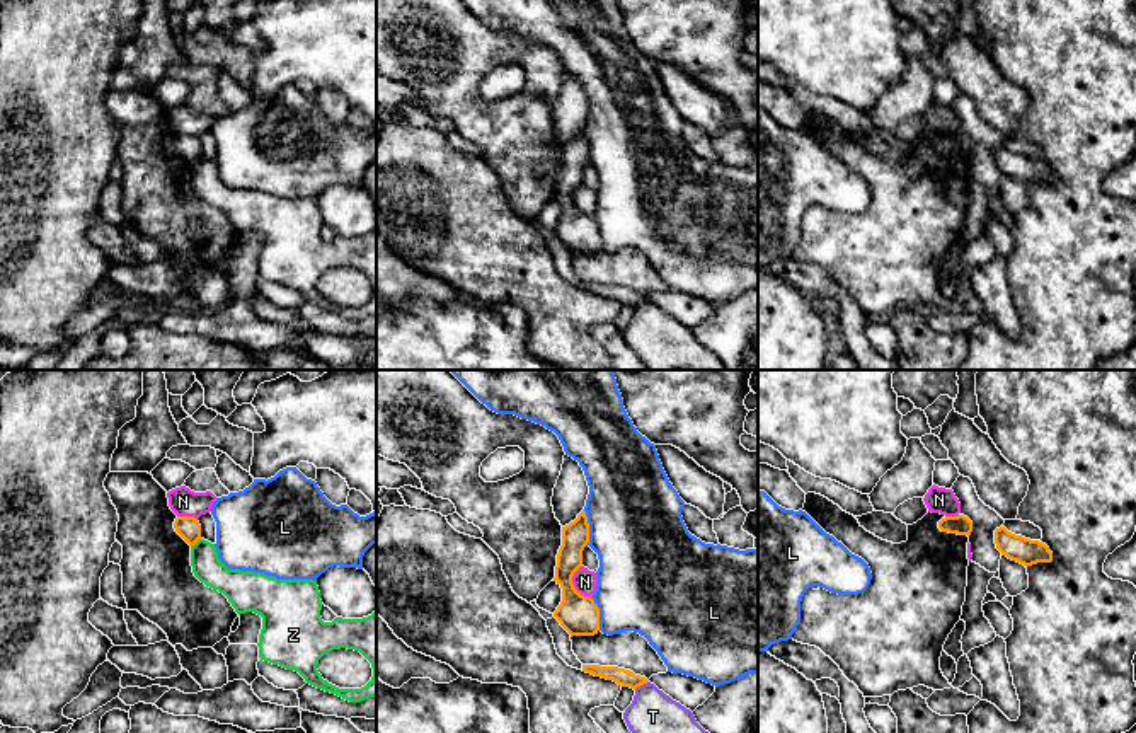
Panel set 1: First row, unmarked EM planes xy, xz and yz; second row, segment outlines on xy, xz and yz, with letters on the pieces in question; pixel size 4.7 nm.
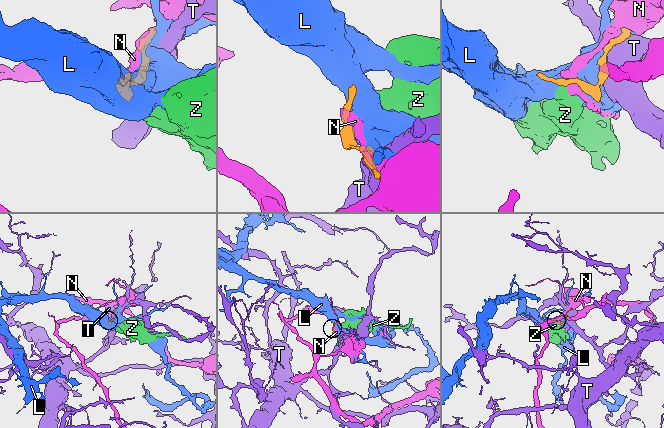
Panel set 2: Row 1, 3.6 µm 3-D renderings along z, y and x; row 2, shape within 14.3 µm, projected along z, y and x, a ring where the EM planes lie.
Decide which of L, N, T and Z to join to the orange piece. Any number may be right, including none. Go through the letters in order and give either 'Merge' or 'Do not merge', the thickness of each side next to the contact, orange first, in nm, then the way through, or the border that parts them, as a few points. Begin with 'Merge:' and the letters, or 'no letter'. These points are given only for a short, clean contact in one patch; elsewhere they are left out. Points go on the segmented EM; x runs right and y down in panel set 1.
Merge: no letter
L: Do not merge. Thickness 130 nm (orange) against 440 nm
N: Do not merge. Thickness 190 nm (orange) against 110 nm
T: Do not merge. Thickness 80 nm (orange) against 200 nm
Z: Do not merge. Thickness 110 nm (orange) against 140 nm. Boundary: xy (200, 537), (191, 546)

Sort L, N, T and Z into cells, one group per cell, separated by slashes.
L / N / T / Z

